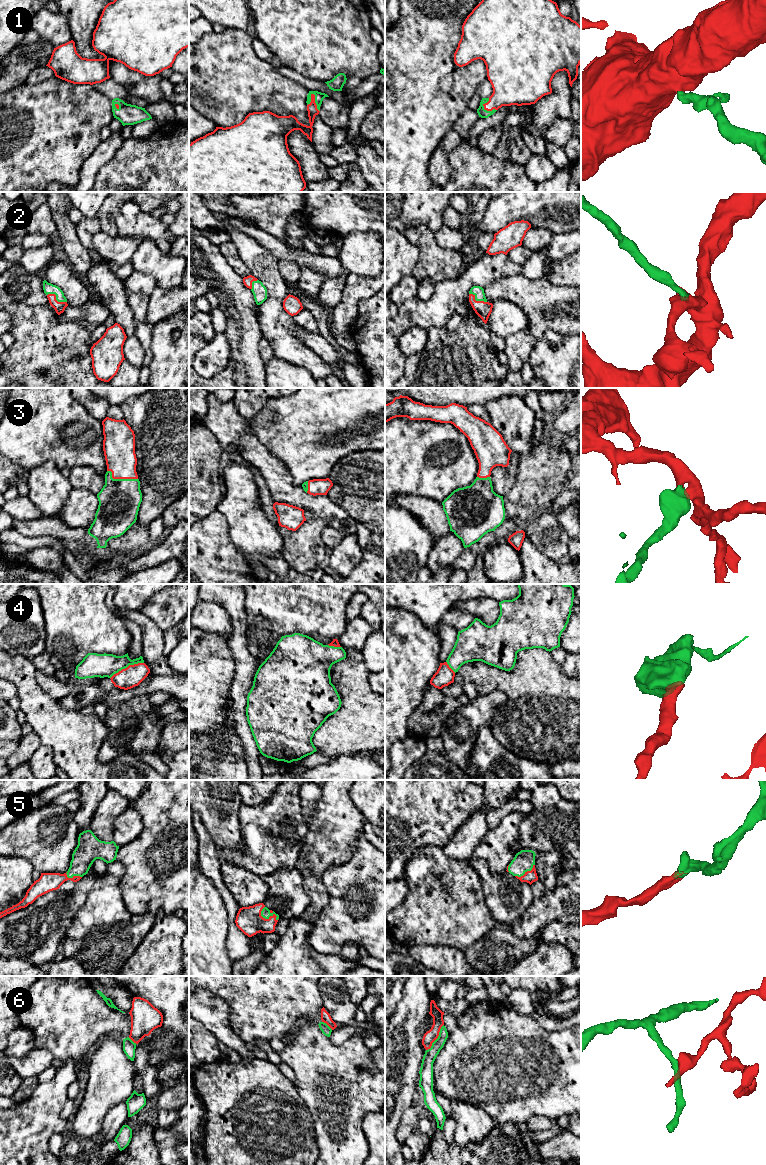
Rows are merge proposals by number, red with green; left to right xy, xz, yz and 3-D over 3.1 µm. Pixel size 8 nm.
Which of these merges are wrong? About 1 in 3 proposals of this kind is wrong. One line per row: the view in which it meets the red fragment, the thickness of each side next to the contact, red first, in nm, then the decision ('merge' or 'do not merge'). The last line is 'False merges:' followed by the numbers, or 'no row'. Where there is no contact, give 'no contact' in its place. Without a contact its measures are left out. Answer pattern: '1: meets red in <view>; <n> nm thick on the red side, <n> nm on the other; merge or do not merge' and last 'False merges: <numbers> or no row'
1: meets red in xz; 120 nm thick on the red side, 70 nm on the other; merge
2: meets red in xy; 90 nm thick on the red side, 90 nm on the other; merge
3: meets red in xy; 260 nm thick on the red side, 340 nm on the other; merge
4: meets red in xy; 170 nm thick on the red side, 190 nm on the other; merge
5: meets red in xz; 200 nm thick on the red side, 80 nm on the other; merge
6: meets red in yz; 100 nm thick on the red side, 100 nm on the other; do not merge
False merges: 6

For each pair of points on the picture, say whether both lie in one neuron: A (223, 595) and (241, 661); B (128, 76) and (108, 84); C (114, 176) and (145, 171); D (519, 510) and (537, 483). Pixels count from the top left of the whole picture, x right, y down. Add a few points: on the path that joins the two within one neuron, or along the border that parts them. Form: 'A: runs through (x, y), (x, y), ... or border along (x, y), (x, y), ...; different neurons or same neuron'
A: runs through (236, 611), (238, 645); same neuron
B: border along (110, 77), (120, 83), (130, 94); different neurons
C: runs through (122, 176), (137, 175); same neuron
D: runs through (522, 503), (534, 490); same neuron

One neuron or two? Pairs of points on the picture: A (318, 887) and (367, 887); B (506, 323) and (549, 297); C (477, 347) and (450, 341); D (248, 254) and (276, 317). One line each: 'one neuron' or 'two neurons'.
A: two neurons
B: two neurons
C: one neuron
D: one neuron

